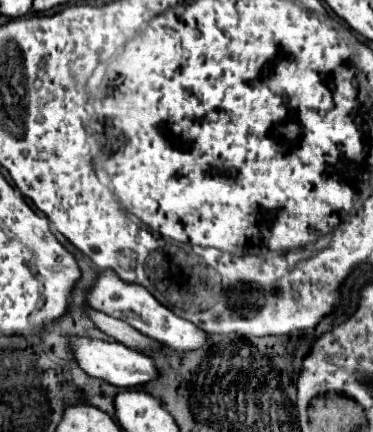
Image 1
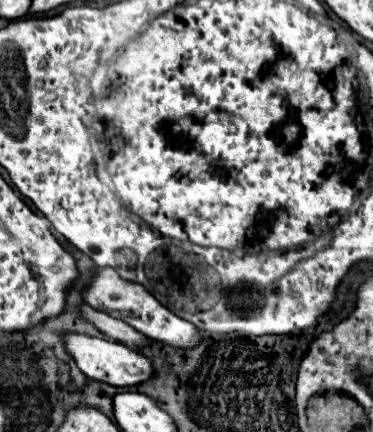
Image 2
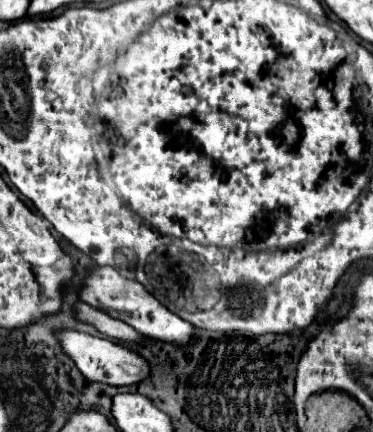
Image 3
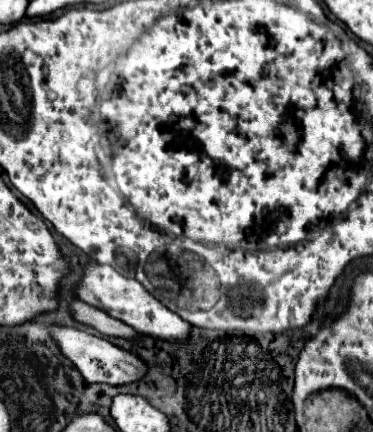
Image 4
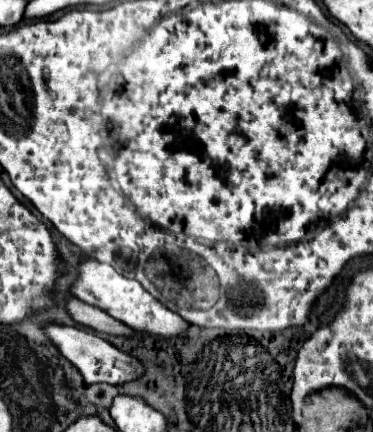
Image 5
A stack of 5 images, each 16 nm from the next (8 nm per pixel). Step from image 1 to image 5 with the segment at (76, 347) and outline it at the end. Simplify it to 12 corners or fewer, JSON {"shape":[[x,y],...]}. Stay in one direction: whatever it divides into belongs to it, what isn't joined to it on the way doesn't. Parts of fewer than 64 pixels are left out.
{"shape":[[50,324],[48,338],[88,384],[124,384],[144,364],[96,334]]}

